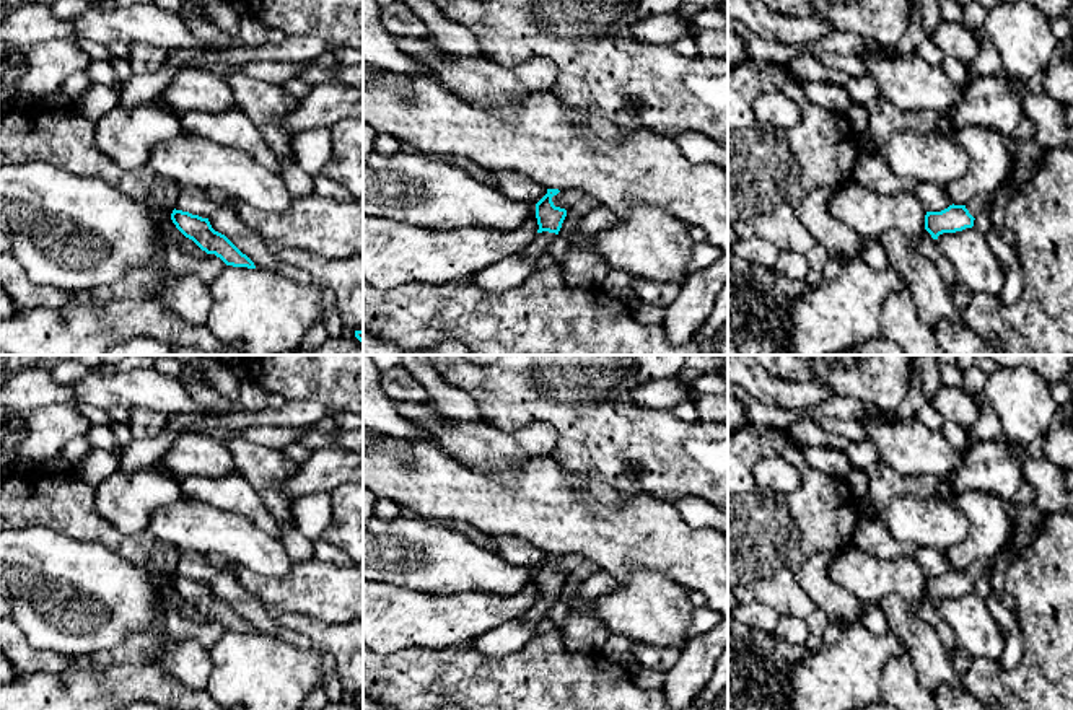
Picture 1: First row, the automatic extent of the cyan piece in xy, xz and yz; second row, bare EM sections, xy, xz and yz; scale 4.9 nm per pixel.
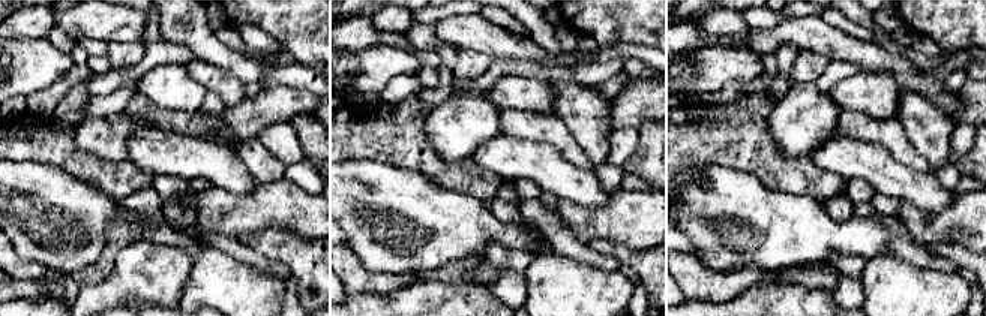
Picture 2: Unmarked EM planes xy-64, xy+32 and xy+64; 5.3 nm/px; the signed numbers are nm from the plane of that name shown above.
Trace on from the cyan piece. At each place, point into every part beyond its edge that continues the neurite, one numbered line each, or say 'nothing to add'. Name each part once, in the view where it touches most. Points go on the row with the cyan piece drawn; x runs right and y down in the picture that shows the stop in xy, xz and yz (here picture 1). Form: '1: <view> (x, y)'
1: xz (541, 241)

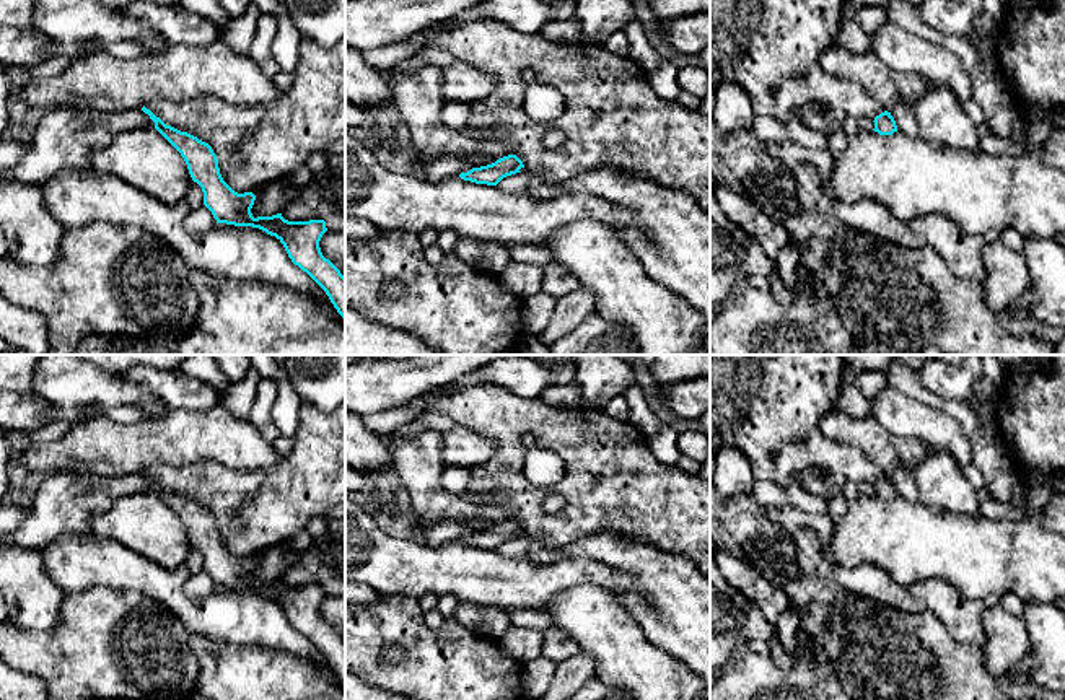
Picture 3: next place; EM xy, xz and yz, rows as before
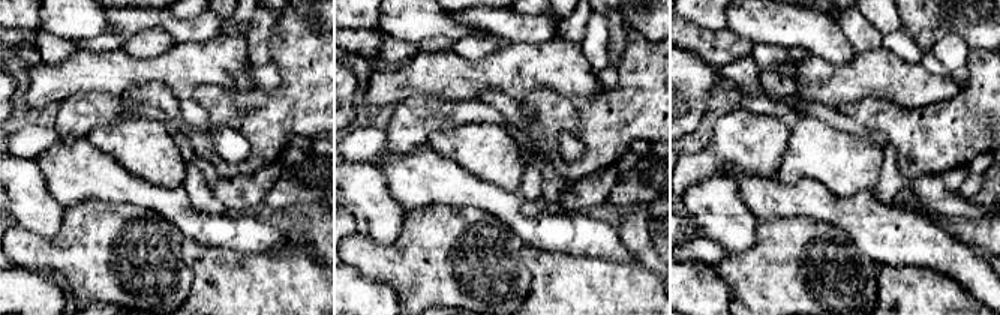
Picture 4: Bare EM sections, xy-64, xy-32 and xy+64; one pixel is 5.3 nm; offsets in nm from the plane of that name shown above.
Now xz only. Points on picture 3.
nothing to add

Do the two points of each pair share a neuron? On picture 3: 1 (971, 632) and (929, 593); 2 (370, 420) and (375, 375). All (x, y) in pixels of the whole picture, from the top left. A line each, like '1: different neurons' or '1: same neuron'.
1: same neuron
2: different neurons

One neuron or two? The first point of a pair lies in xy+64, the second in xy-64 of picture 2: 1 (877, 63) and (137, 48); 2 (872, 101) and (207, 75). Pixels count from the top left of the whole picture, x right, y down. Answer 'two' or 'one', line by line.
1: two
2: two

